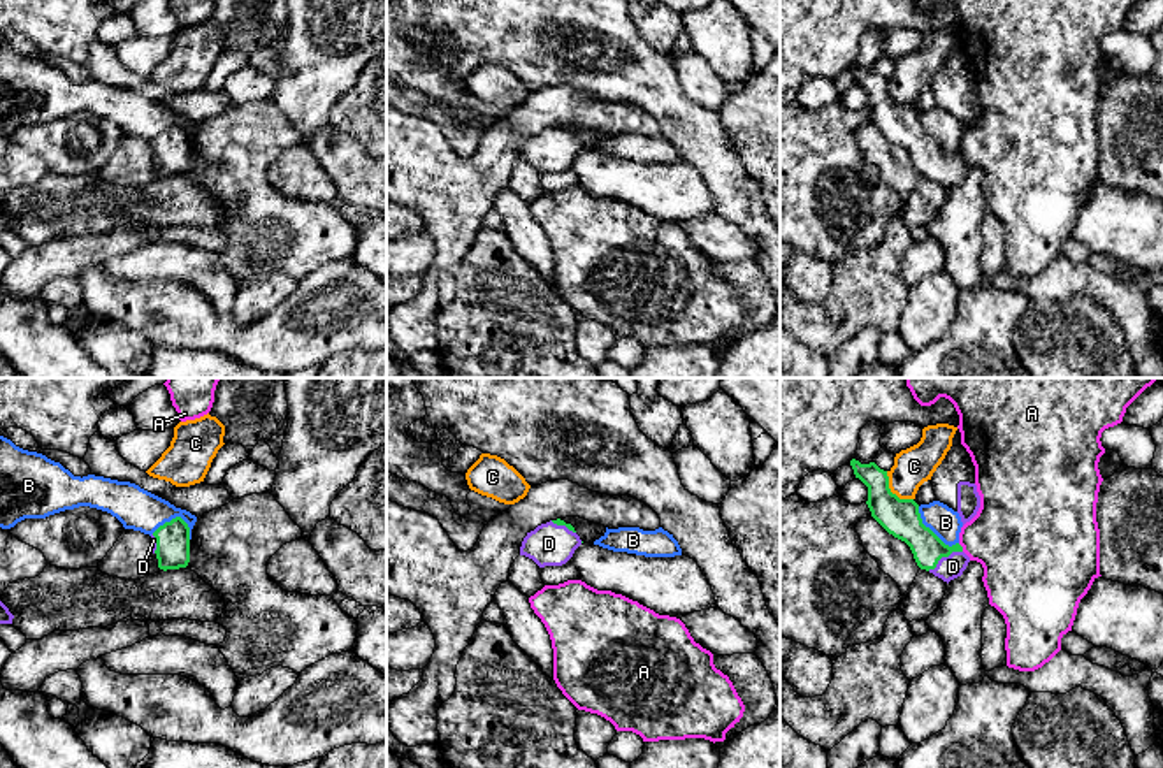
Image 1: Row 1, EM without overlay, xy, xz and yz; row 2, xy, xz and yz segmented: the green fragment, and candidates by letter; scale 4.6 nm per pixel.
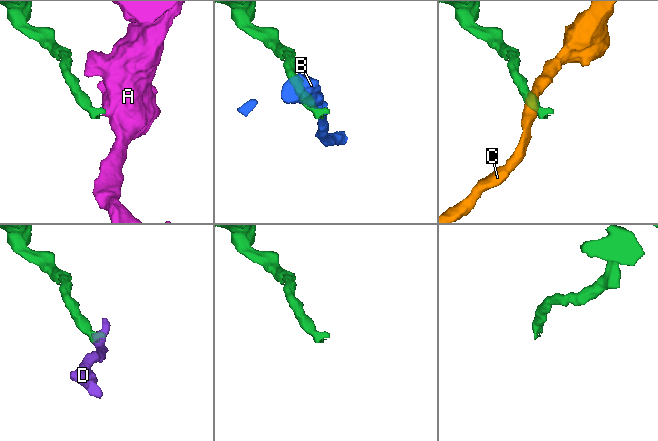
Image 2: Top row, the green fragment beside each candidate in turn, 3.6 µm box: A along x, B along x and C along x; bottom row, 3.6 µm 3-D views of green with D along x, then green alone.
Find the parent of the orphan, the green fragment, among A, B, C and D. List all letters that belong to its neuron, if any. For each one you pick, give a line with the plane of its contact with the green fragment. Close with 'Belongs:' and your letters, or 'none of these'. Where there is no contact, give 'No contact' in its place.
D: Touches green in yz
Belongs: D

